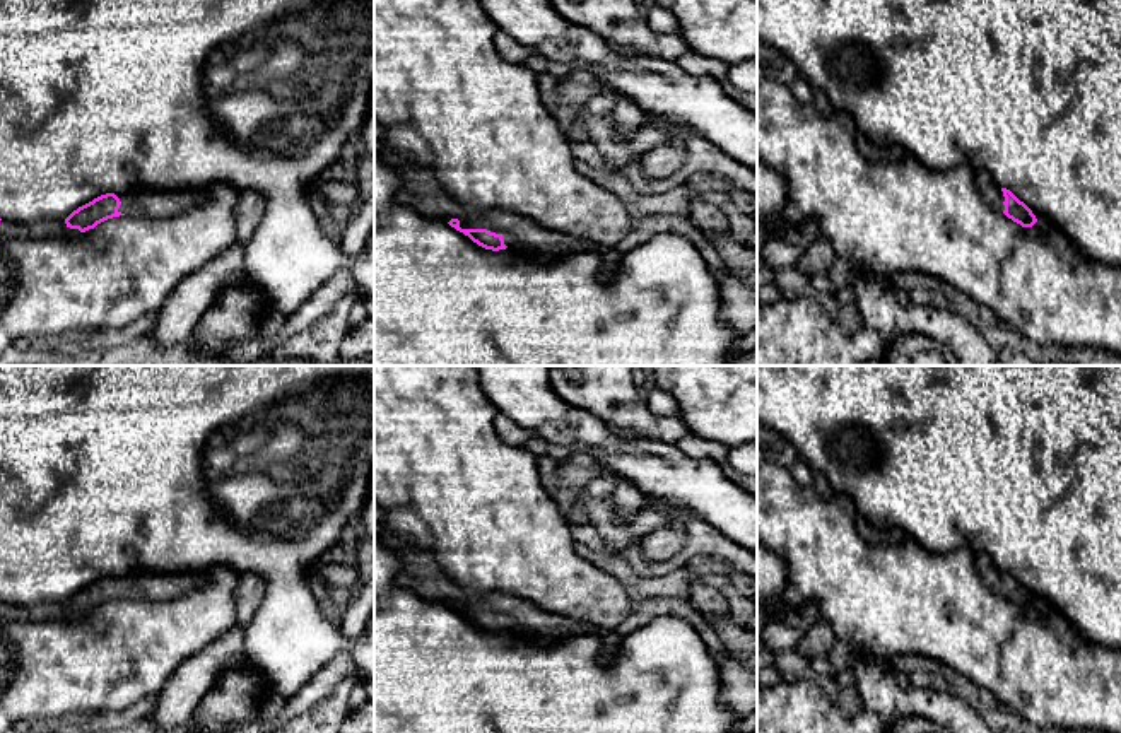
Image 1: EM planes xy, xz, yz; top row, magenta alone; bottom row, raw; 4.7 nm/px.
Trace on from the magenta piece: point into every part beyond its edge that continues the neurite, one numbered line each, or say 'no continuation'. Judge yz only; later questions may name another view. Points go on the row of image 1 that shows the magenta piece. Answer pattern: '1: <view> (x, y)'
1: yz (990, 192)

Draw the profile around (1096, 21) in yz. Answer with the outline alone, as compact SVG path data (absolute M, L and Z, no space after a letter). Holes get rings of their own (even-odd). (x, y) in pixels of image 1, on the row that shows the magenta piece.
M757 0L757 38L788 56L798 73L812 87L822 89L834 109L849 113L856 130L873 144L899 145L928 169L948 171L967 166L976 173L989 173L1000 188L1010 190L1032 210L1037 222L1042 222L1063 243L1077 246L1085 256L1107 267L1121 265L1121 0Z

